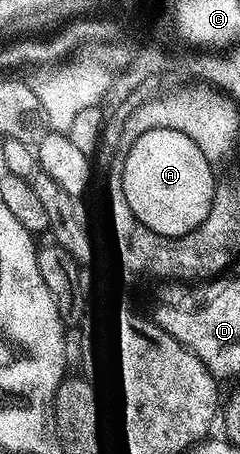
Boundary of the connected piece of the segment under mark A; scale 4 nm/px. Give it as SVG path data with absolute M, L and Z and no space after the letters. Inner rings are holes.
M172 128L150 129L140 137L135 138L131 152L124 164L123 189L128 199L128 206L135 215L137 222L158 234L176 238L177 235L196 229L212 209L216 179L212 161L204 157L191 137Z

